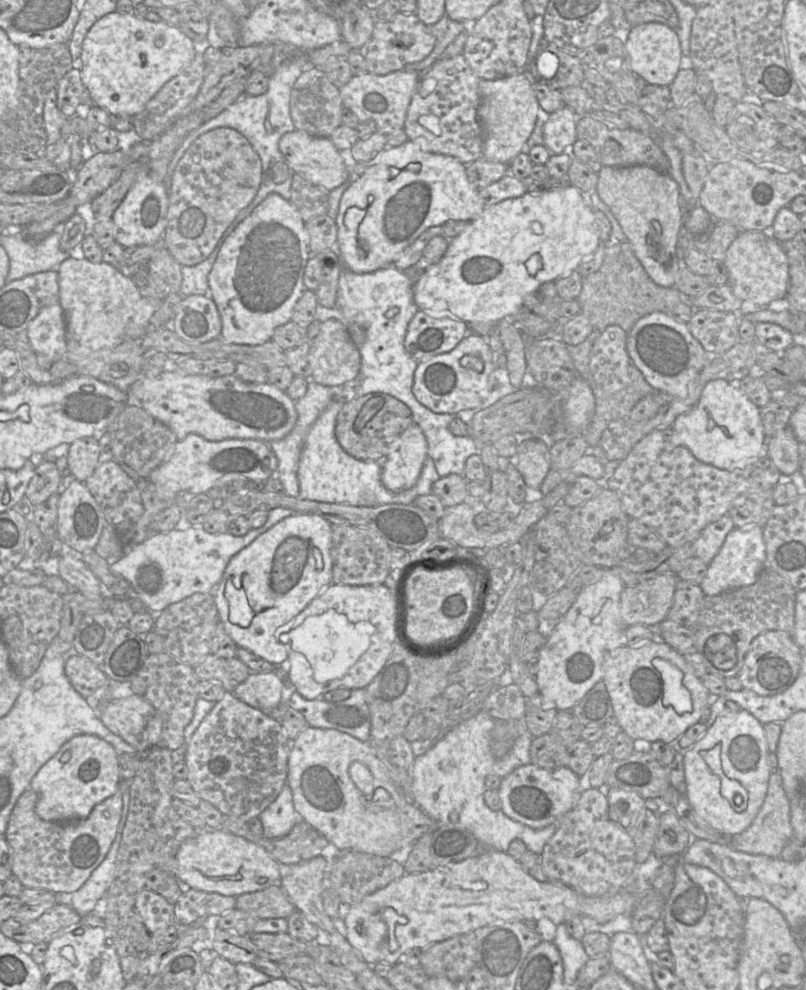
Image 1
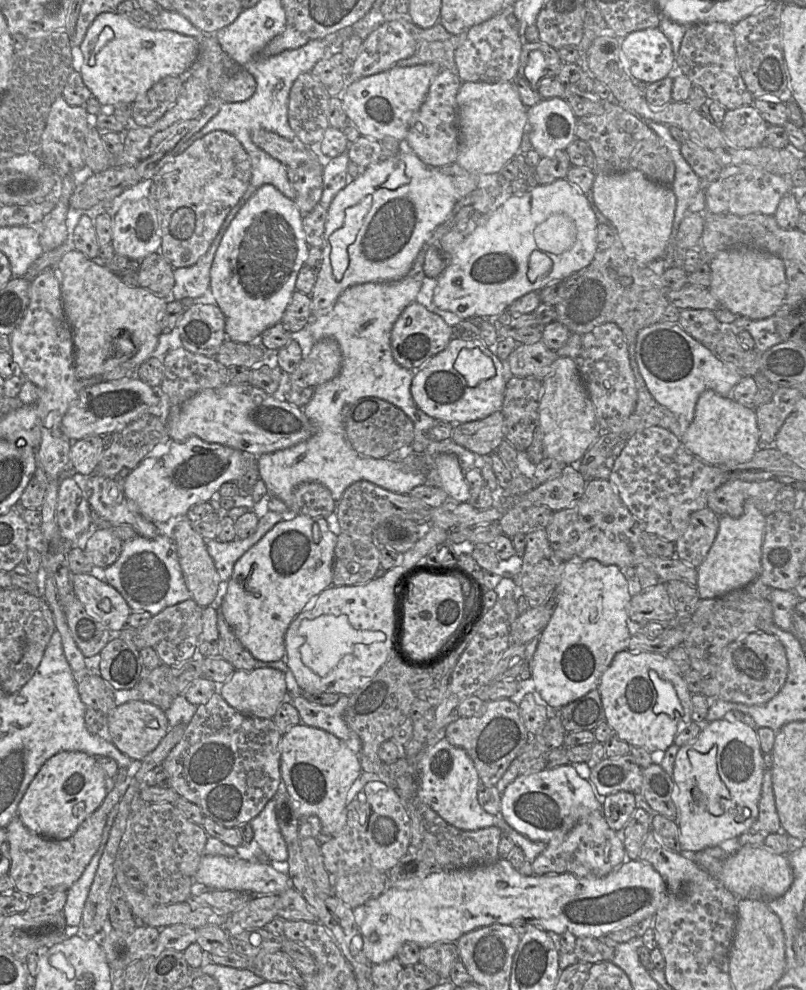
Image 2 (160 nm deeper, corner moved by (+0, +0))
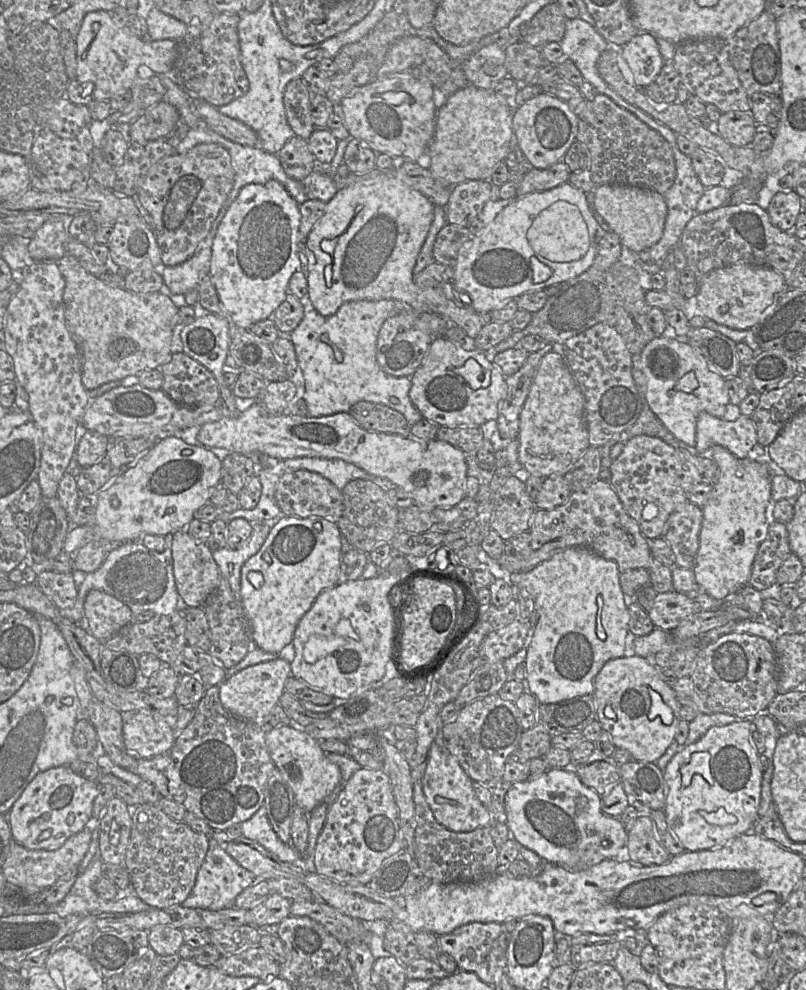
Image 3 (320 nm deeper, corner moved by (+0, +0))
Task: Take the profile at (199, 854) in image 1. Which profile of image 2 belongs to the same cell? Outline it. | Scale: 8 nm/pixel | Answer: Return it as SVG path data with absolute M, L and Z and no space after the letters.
M203 855L195 877L196 886L214 890L244 891L253 895L279 895L291 886L288 874L274 869L271 863L265 861L248 861L239 857L220 855Z

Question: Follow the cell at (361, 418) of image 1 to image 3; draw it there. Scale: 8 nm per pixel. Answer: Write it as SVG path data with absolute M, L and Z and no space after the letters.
M360 401L350 407L348 414L365 430L411 436L411 426L406 418L383 404Z

